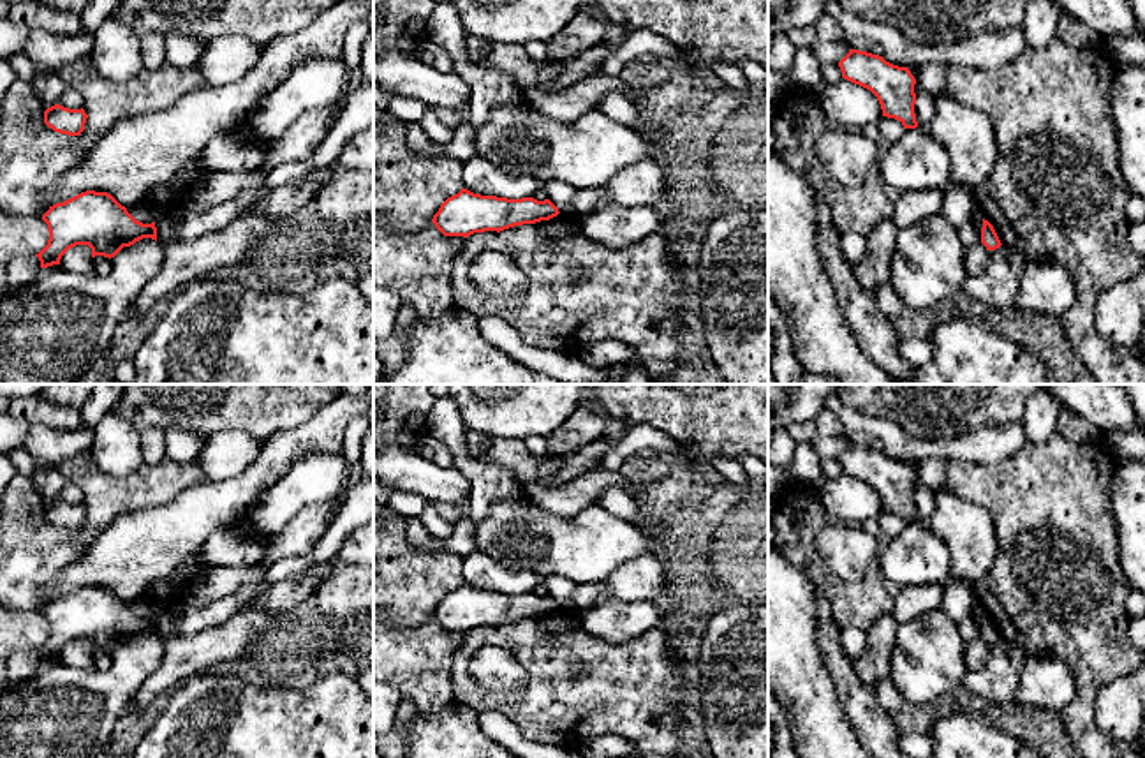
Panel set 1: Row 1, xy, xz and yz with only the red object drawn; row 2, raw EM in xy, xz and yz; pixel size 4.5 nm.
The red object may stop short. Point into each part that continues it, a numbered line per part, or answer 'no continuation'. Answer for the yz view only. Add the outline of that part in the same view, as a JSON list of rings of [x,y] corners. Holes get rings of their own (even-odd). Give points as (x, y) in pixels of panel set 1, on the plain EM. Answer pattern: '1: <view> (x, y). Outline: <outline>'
no continuation

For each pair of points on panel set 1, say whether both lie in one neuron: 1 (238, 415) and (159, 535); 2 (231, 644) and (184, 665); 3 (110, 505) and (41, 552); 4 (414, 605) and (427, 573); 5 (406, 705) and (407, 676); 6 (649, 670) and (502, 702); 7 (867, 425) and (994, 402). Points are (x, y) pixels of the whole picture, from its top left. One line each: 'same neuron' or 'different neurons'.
1: different neurons
2: same neuron
3: same neuron
4: same neuron
5: different neurons
6: same neuron
7: different neurons

